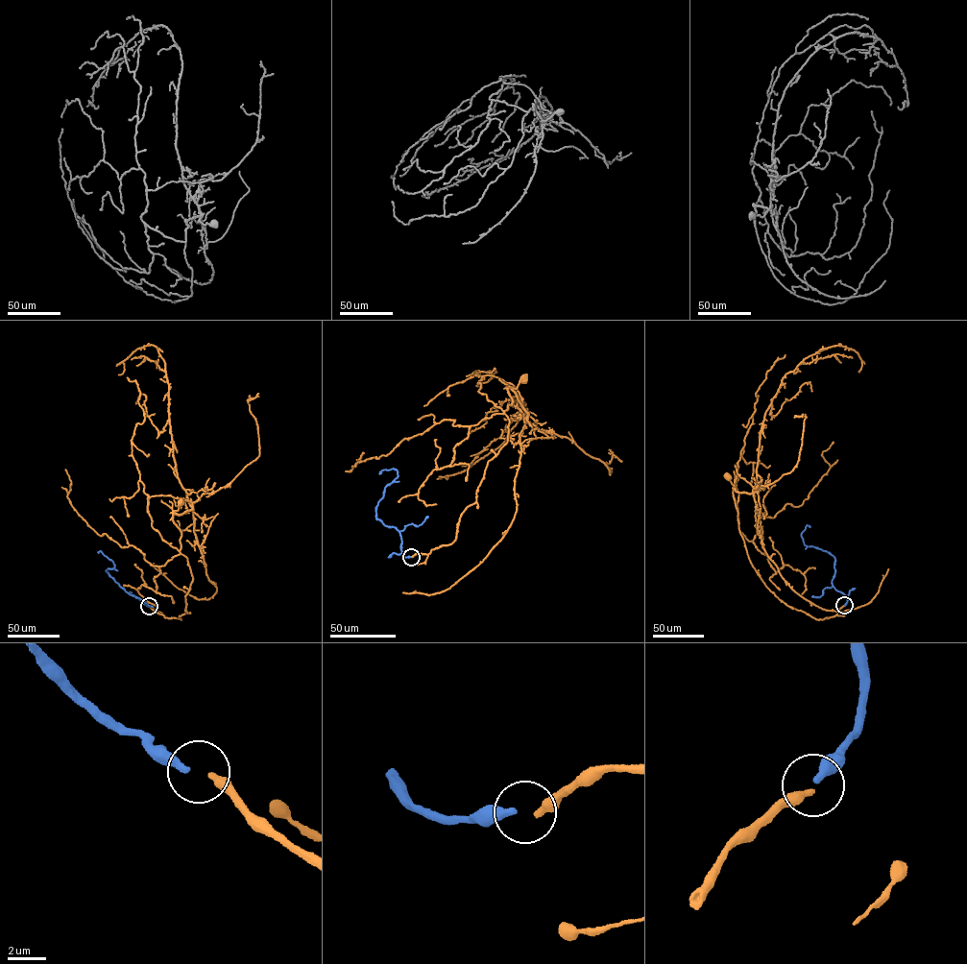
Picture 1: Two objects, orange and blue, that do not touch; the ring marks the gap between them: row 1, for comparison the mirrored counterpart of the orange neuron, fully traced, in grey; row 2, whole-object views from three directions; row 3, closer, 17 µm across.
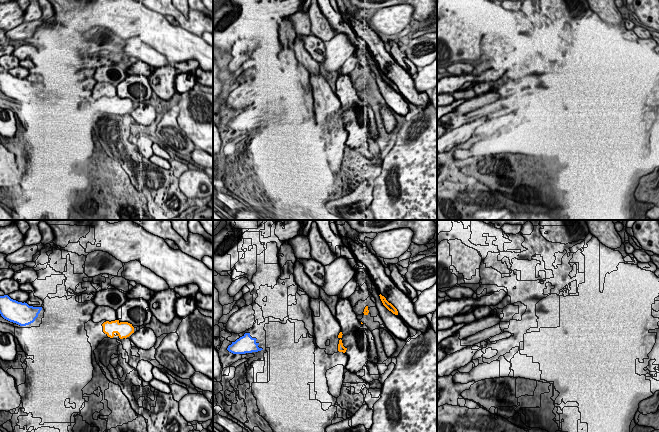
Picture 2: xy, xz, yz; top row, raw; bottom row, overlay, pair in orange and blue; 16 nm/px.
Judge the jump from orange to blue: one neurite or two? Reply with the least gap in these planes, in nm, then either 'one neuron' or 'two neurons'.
1000 nm | one neuron

